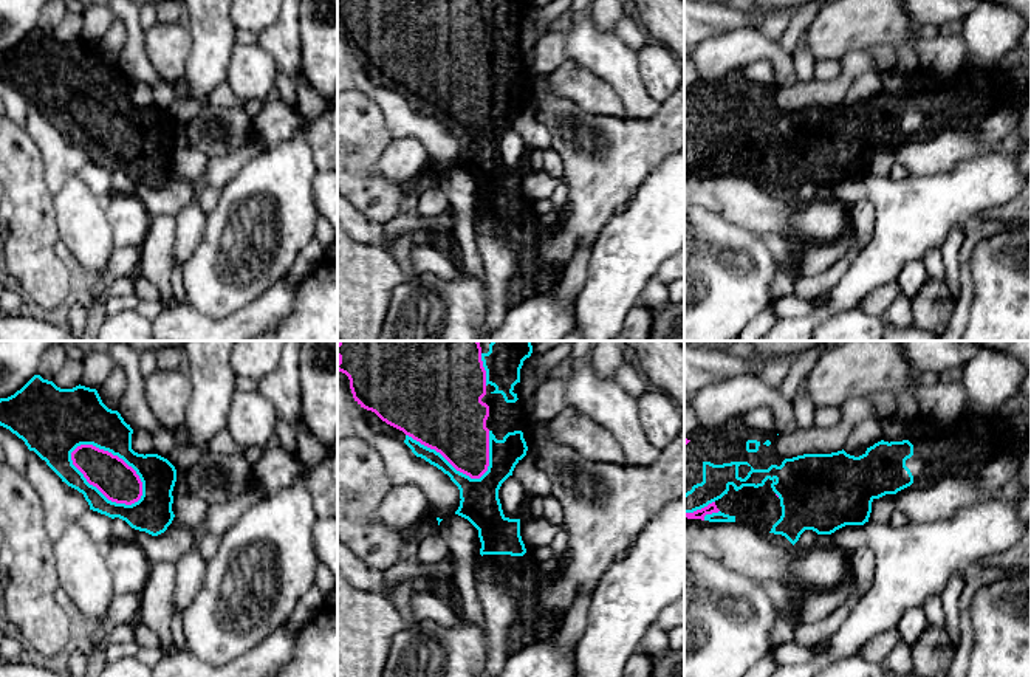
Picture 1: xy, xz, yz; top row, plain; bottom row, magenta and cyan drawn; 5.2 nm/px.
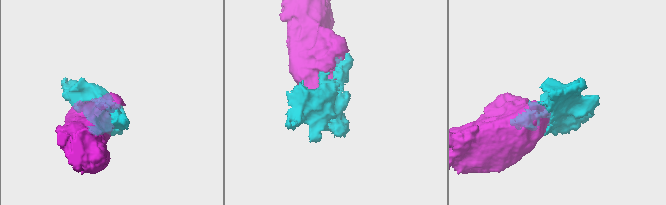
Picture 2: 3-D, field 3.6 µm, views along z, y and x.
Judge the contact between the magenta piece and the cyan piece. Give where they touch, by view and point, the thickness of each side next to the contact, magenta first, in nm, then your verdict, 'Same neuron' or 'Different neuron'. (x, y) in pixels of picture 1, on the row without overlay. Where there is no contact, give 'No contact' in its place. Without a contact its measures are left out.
Touches magenta at xy (101, 144). Thickness 200 nm (magenta) against 160 nm. Same neuron

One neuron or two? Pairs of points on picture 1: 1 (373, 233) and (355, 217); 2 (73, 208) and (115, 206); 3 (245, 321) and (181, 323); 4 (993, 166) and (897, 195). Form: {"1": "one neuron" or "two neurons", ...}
{"1": "one neuron", "2": "two neurons", "3": "one neuron", "4": "one neuron"}

